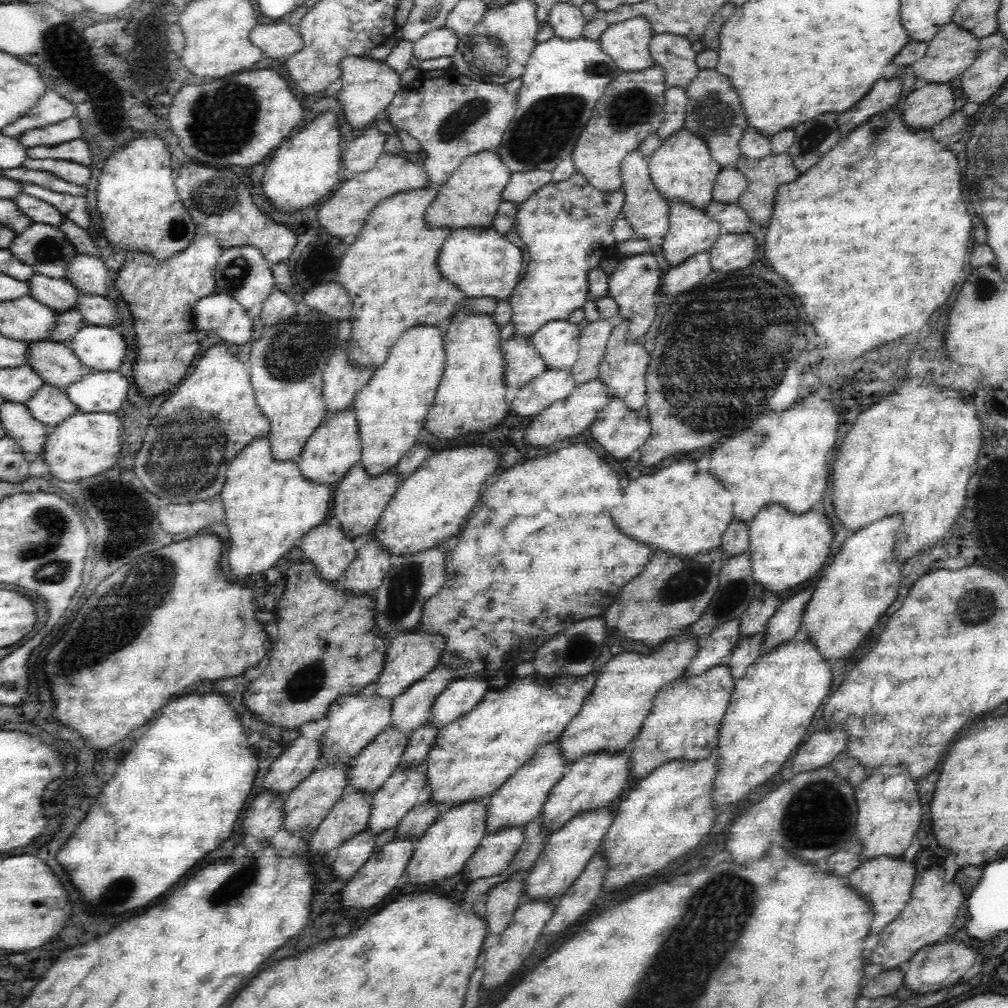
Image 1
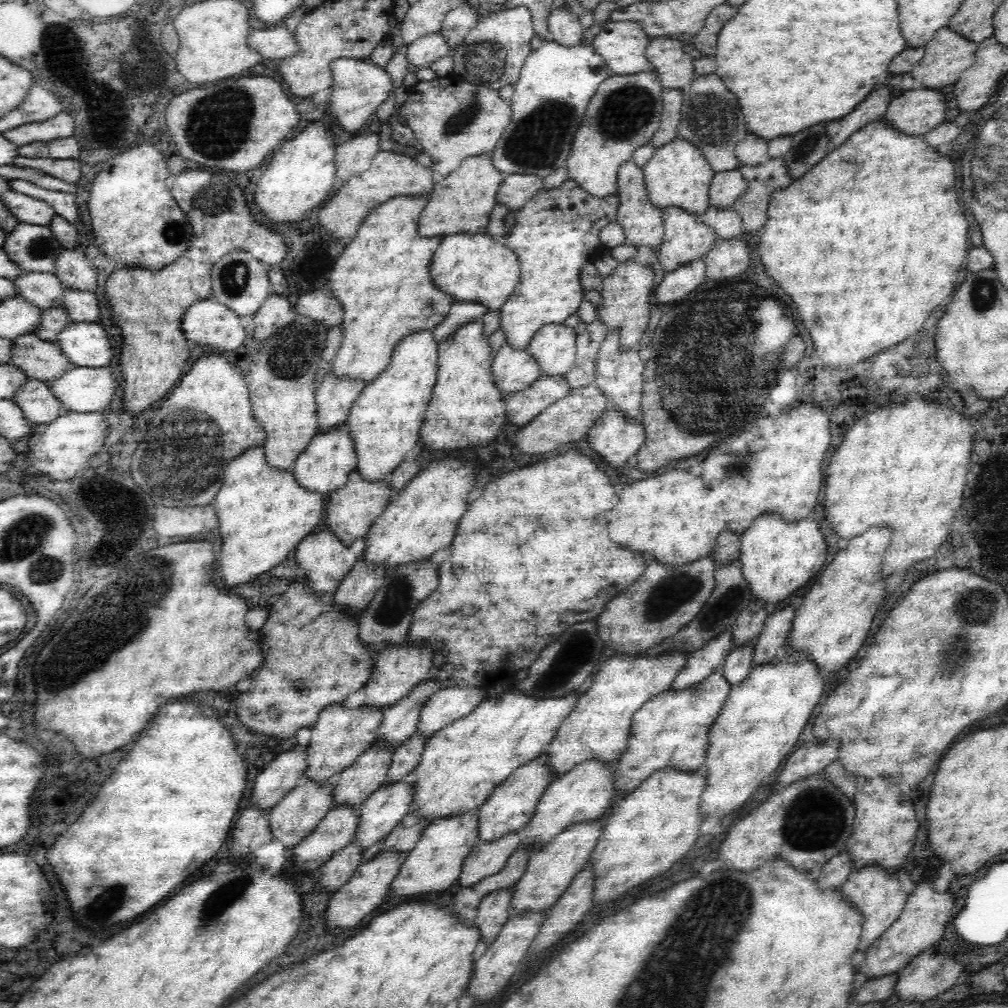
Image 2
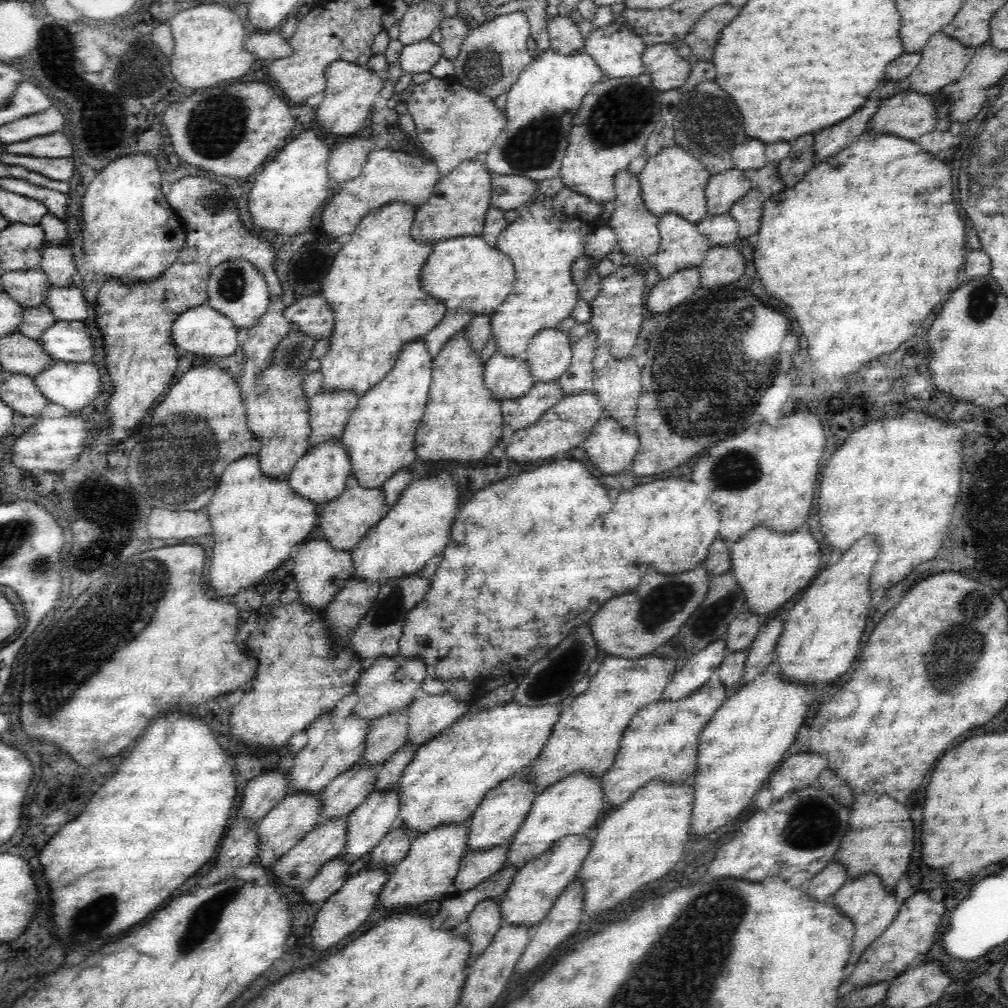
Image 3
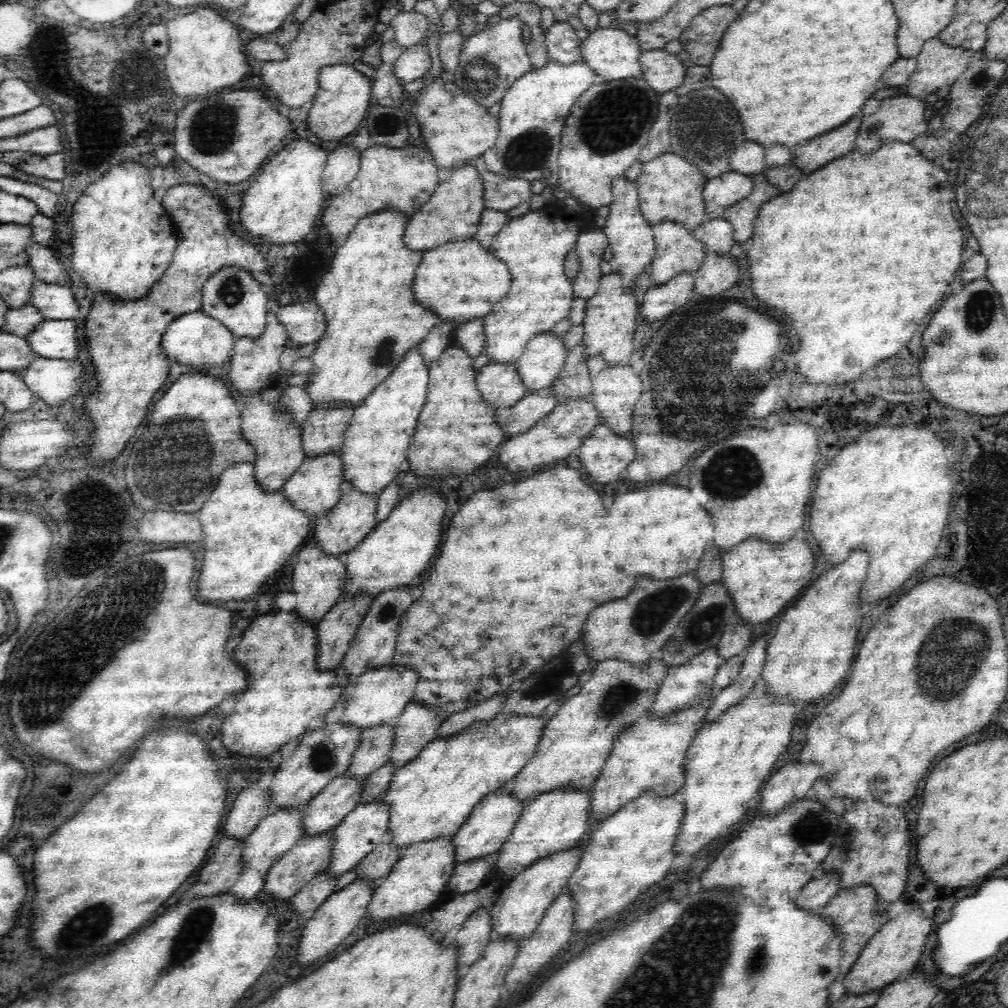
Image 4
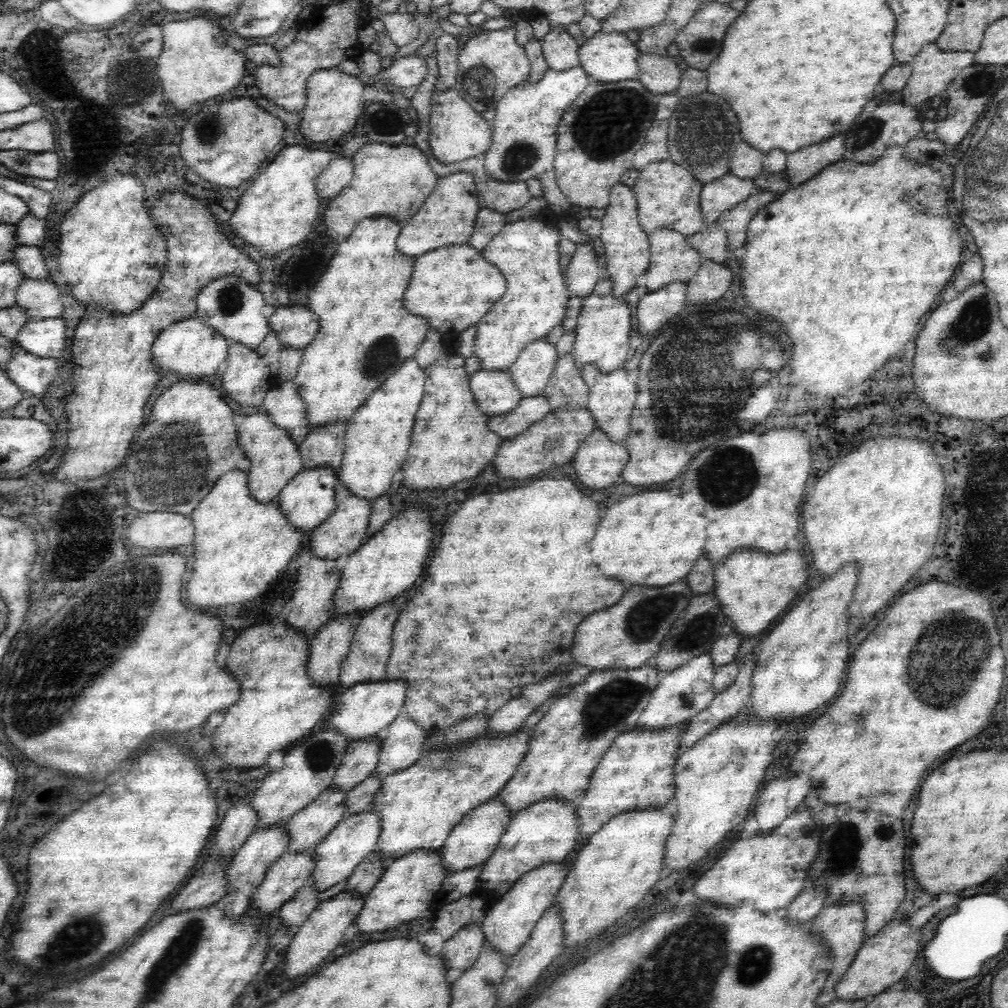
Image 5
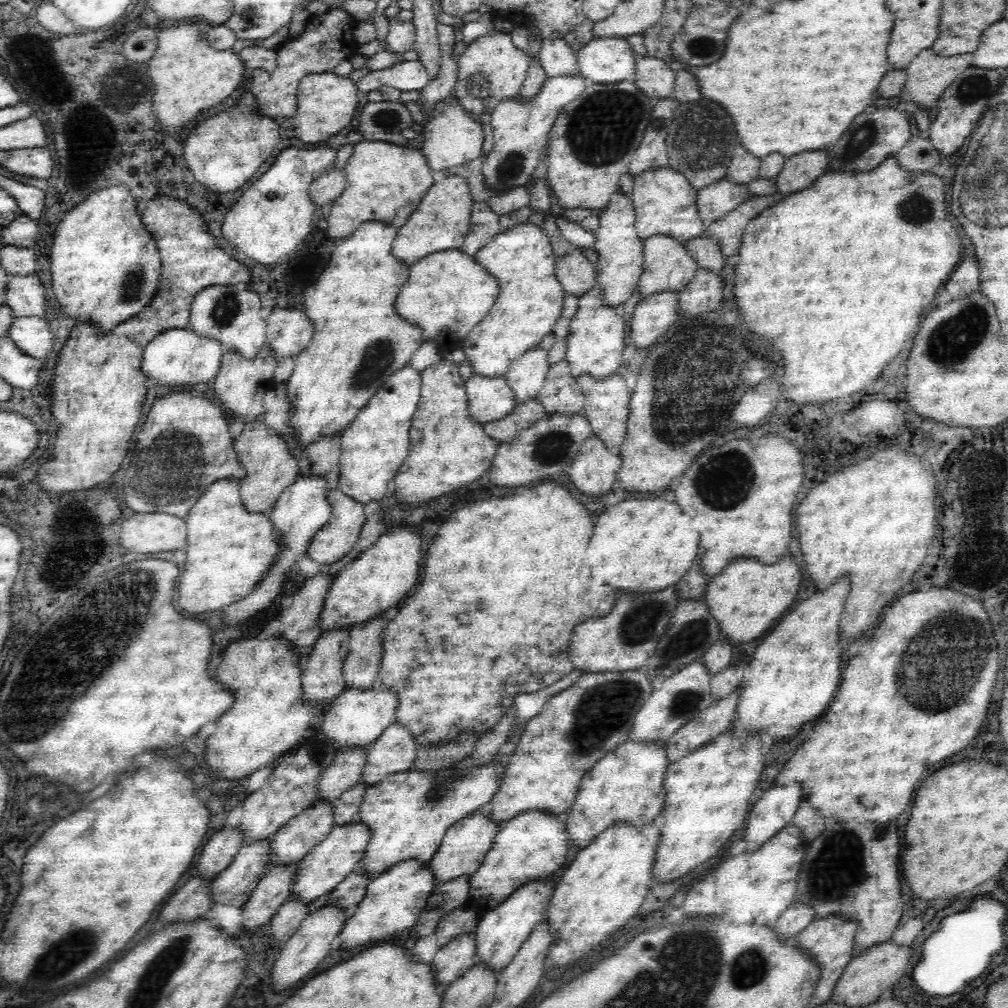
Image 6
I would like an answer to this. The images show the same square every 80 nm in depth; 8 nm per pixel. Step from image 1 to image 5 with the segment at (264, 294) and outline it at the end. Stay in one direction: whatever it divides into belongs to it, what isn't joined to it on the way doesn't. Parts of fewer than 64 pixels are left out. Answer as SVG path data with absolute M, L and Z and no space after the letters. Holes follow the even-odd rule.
M234 275L220 276L202 287L197 296L194 317L200 319L208 327L214 328L227 338L228 342L256 348L269 332L268 319L262 315L262 307L266 301L262 293L252 288L248 282L234 280L234 278Z

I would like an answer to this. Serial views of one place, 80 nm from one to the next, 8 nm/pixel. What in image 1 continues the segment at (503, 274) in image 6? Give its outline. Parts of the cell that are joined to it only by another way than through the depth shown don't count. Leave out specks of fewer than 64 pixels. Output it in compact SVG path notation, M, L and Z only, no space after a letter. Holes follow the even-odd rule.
M575 171L566 180L552 181L539 188L519 205L515 230L522 237L530 254L530 263L526 275L517 283L511 294L512 322L516 326L516 334L530 336L549 321L566 320L588 300L590 270L600 267L602 260L619 257L616 248L618 240L615 240L612 234L612 226L622 214L624 203L625 194L622 188L612 192L595 190L582 174Z

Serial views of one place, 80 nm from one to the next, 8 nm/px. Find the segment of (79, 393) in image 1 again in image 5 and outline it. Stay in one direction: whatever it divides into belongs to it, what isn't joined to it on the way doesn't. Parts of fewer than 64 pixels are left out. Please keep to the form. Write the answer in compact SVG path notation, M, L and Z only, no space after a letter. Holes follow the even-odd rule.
M16 344L11 346L11 361L2 369L25 393L41 399L61 380L62 368L60 359L34 356Z

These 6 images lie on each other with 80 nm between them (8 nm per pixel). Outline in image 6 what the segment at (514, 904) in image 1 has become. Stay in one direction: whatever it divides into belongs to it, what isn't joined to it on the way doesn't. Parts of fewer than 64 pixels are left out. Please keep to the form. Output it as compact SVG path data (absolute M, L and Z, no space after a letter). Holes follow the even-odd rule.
M462 932L439 948L431 961L435 979L441 986L460 978L472 966L475 966L475 933Z

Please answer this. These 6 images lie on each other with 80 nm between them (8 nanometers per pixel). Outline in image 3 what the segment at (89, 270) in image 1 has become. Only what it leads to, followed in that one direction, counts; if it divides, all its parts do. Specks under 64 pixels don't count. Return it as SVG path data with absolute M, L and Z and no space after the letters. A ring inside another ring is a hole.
M50 244L41 254L41 269L54 287L78 287L82 289L83 278L77 273L74 252L69 246Z

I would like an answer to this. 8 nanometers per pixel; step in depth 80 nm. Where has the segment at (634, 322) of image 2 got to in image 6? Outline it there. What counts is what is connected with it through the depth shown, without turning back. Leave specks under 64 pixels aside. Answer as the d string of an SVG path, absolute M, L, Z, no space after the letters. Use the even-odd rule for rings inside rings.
M596 284L584 296L579 297L578 312L571 320L566 336L566 362L571 368L572 376L580 376L589 372L594 379L602 379L614 374L622 365L624 344L626 344L626 322L620 307L603 304L601 287Z

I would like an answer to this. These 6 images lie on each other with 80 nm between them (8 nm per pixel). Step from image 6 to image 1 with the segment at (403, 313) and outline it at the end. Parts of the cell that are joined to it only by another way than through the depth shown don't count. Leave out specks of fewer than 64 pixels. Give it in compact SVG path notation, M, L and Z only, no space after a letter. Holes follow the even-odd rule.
M458 228L446 238L437 263L439 274L455 284L468 298L487 297L499 301L510 296L518 283L522 254L522 249L511 242L506 233L495 228Z

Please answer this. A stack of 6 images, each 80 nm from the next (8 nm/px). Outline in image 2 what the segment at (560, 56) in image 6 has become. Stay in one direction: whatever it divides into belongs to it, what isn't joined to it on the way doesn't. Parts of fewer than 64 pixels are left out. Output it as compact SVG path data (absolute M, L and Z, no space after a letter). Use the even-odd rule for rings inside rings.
M553 7L547 18L551 37L562 46L574 46L583 42L580 16L572 13L570 7Z

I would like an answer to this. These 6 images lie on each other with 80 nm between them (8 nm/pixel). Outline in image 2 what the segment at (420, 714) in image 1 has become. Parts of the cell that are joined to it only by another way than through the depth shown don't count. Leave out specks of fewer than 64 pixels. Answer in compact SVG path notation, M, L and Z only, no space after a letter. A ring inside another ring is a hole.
M428 678L416 684L406 698L398 700L398 703L392 704L383 712L383 720L379 726L380 734L376 739L399 747L416 732L422 707L438 691L438 682L435 679Z

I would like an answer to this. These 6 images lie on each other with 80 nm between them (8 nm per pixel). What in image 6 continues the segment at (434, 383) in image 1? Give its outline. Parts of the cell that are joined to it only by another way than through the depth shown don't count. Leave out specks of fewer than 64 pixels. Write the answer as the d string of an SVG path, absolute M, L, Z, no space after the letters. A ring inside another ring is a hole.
M410 363L394 372L342 434L339 489L367 508L378 503L408 456L410 420L421 397L421 373Z

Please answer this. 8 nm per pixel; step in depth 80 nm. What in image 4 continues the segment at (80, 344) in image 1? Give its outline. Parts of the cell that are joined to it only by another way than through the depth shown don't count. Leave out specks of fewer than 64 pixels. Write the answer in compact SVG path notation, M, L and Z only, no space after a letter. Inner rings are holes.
M46 319L30 336L29 346L42 358L77 359L80 352L75 320Z

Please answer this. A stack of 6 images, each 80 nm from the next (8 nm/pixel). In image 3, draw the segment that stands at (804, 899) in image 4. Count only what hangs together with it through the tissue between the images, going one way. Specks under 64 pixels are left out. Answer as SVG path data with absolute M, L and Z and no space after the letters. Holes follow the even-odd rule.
M832 860L807 882L808 891L817 900L829 900L847 880L847 867Z

